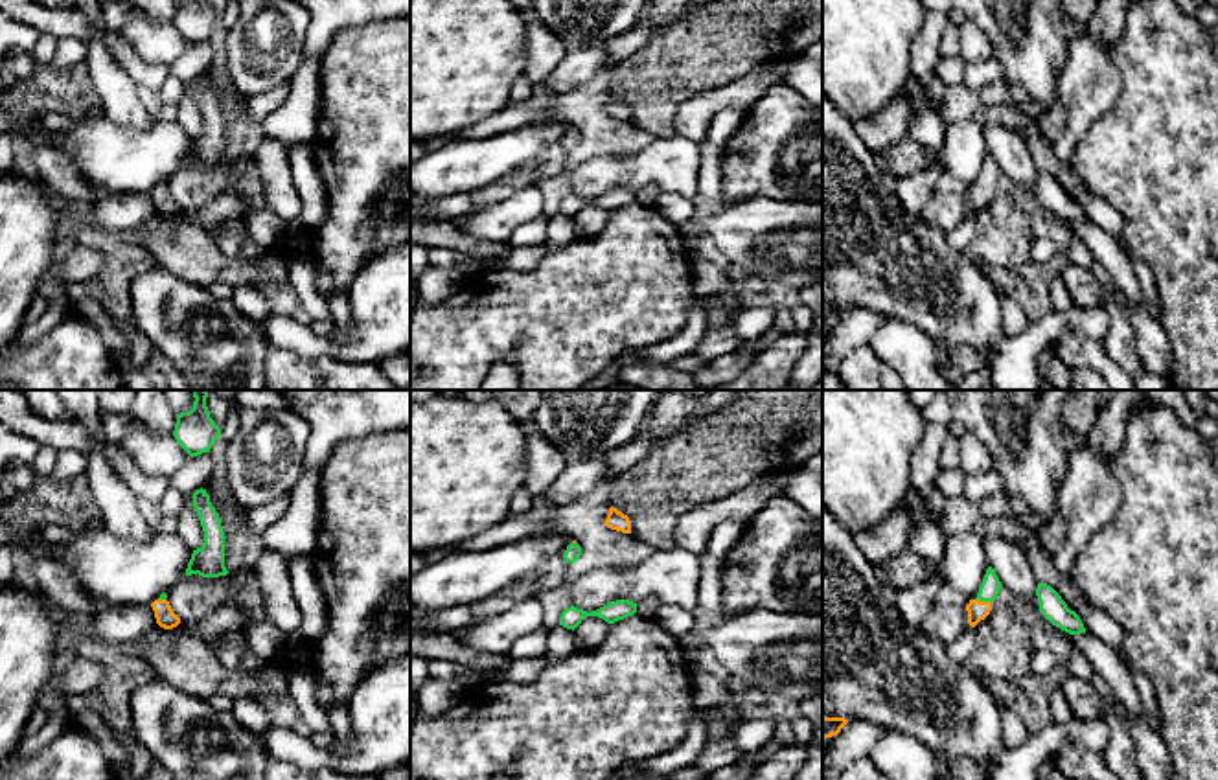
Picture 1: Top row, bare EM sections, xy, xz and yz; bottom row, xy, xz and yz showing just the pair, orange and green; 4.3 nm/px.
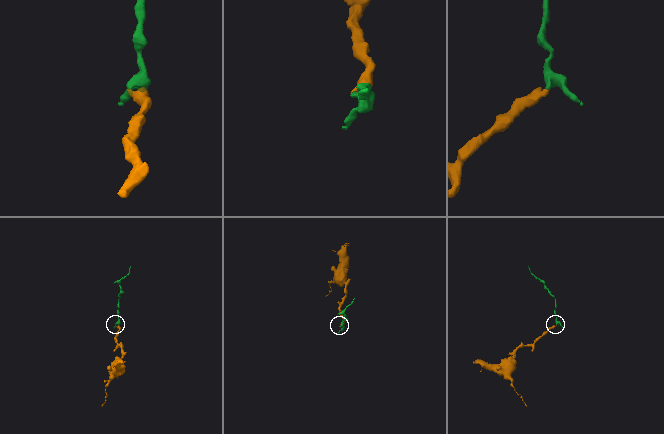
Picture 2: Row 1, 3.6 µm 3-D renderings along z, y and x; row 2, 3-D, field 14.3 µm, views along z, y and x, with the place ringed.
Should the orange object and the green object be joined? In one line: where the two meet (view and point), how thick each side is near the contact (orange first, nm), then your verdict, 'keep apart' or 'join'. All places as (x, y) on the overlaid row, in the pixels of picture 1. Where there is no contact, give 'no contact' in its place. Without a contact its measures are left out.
yz (983, 602) | 90/90 nm | join

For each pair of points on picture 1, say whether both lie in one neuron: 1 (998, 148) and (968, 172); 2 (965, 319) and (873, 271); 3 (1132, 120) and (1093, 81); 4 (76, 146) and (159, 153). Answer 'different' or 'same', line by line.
1: different
2: same
3: different
4: same

